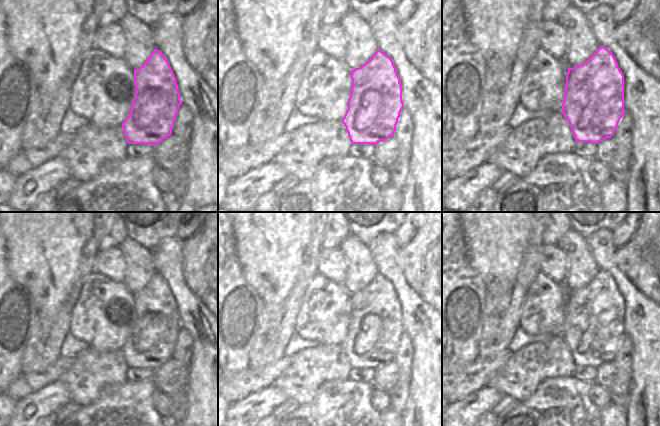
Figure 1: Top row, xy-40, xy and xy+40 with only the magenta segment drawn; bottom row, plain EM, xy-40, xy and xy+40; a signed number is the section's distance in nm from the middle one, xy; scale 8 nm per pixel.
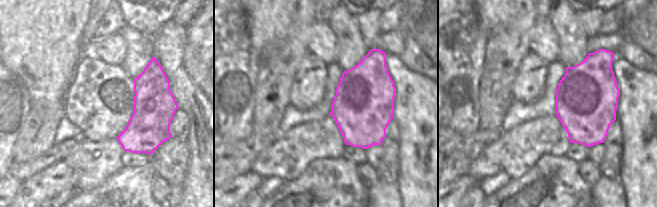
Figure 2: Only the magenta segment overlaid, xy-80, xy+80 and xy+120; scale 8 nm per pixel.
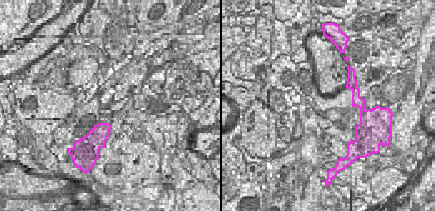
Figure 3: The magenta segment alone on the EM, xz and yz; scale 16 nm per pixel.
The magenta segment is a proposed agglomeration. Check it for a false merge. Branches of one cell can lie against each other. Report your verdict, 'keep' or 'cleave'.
cleave

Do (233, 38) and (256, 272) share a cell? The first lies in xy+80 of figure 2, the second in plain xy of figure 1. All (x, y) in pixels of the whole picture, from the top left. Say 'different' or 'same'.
different

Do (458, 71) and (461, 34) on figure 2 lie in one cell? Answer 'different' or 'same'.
same

